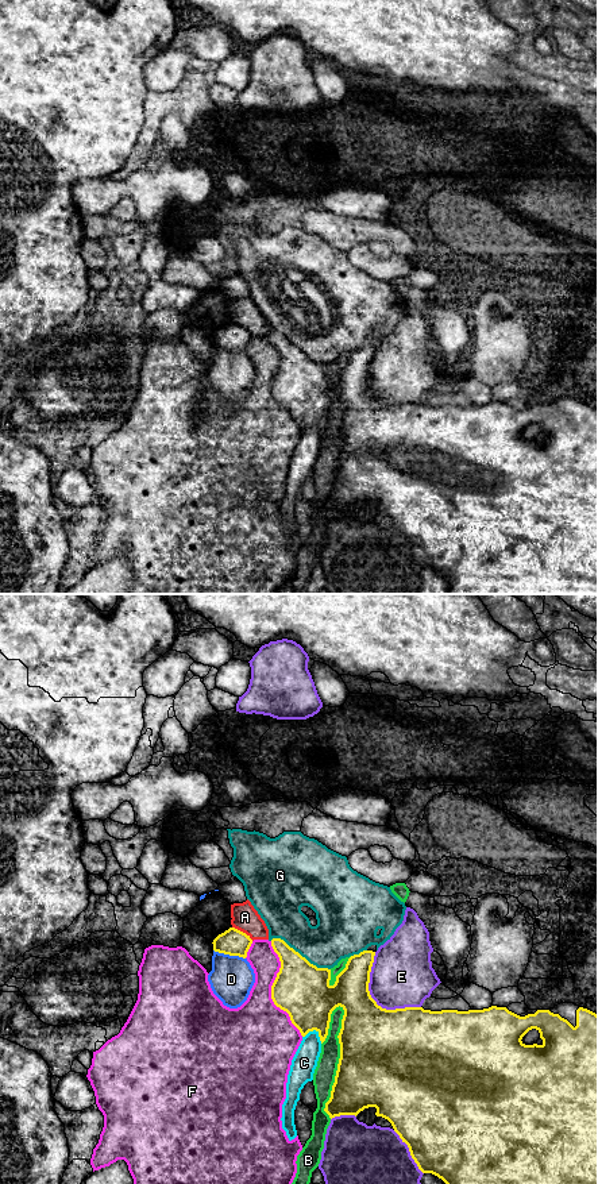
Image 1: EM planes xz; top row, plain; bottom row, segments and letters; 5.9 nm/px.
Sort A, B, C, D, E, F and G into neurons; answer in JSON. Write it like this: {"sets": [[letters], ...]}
{"sets": [["A", "B"], ["C"], ["D"], ["E"], ["F"], ["G"]]}

